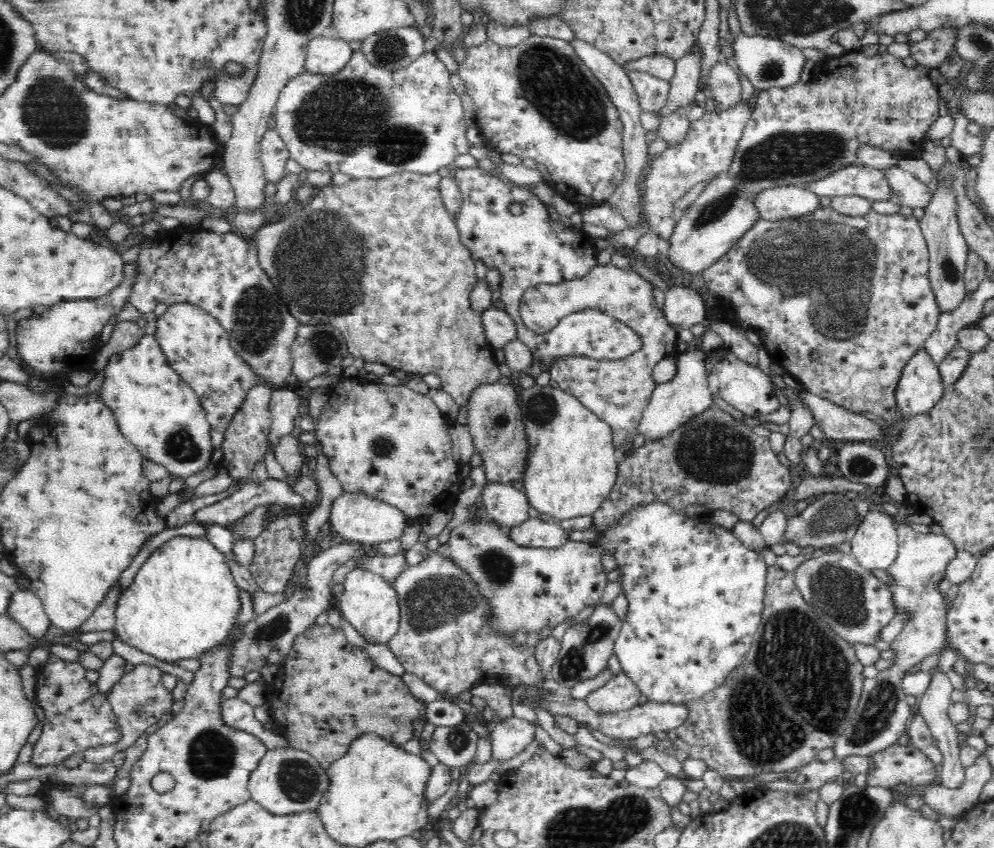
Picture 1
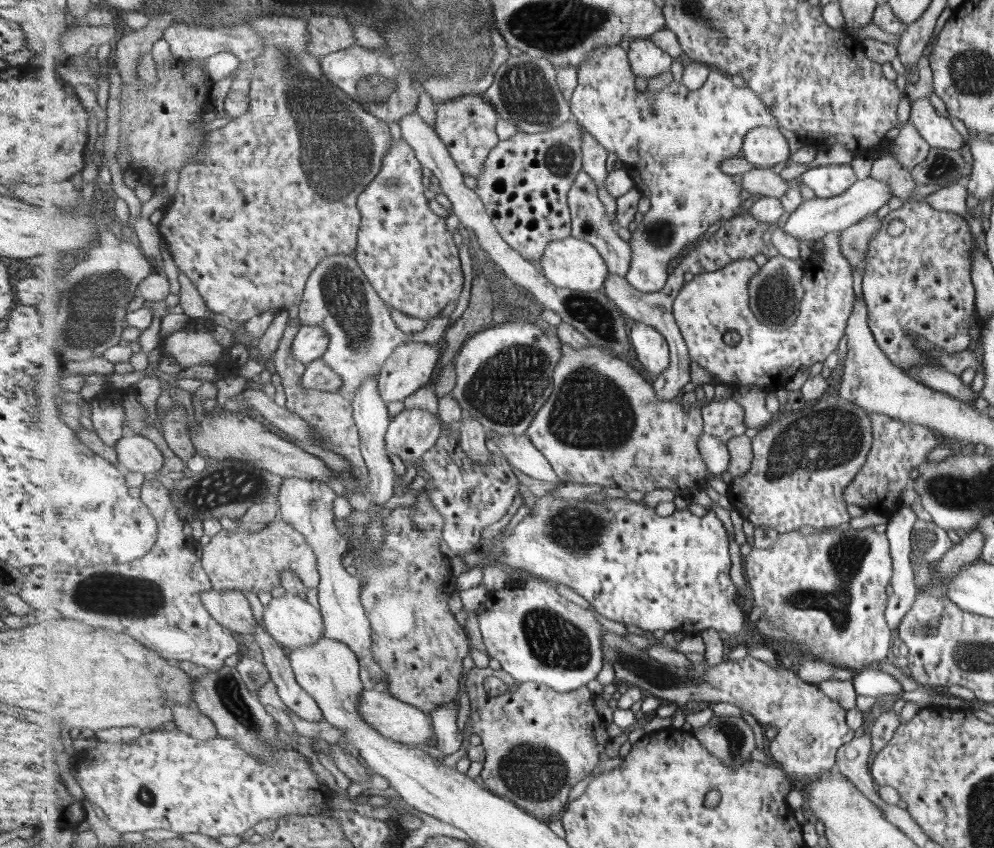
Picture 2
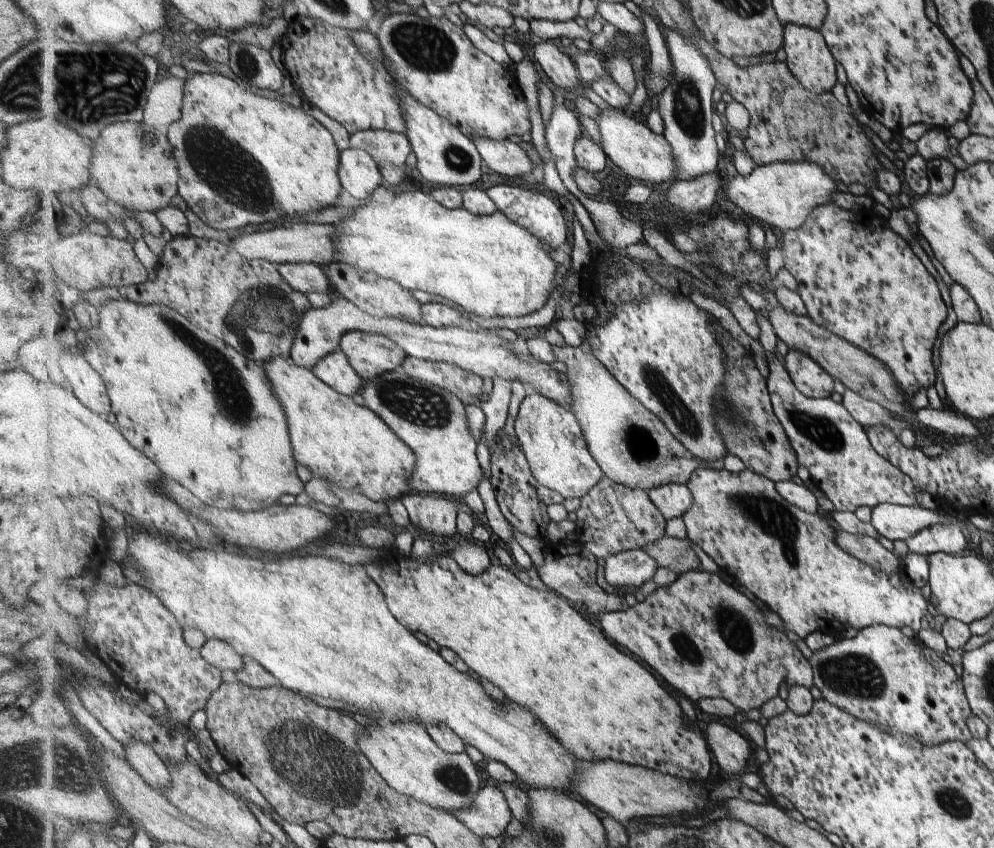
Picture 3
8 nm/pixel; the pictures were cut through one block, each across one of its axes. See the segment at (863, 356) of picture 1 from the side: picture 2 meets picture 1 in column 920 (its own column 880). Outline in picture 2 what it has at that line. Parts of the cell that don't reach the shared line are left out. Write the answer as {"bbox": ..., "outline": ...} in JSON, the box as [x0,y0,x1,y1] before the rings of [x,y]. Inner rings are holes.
{"bbox":[862,200,975,376],"outline":[[[903,200],[901,207],[890,210],[883,220],[883,228],[872,238],[868,250],[868,268],[862,283],[863,298],[868,308],[868,324],[879,346],[895,366],[910,376],[915,365],[940,365],[932,356],[914,347],[915,337],[924,338],[948,353],[967,349],[970,341],[967,330],[975,309],[974,285],[969,280],[969,255],[974,242],[961,213],[939,211],[925,202]],[[891,220],[901,220],[905,225],[900,235],[887,233],[887,224]]]}

